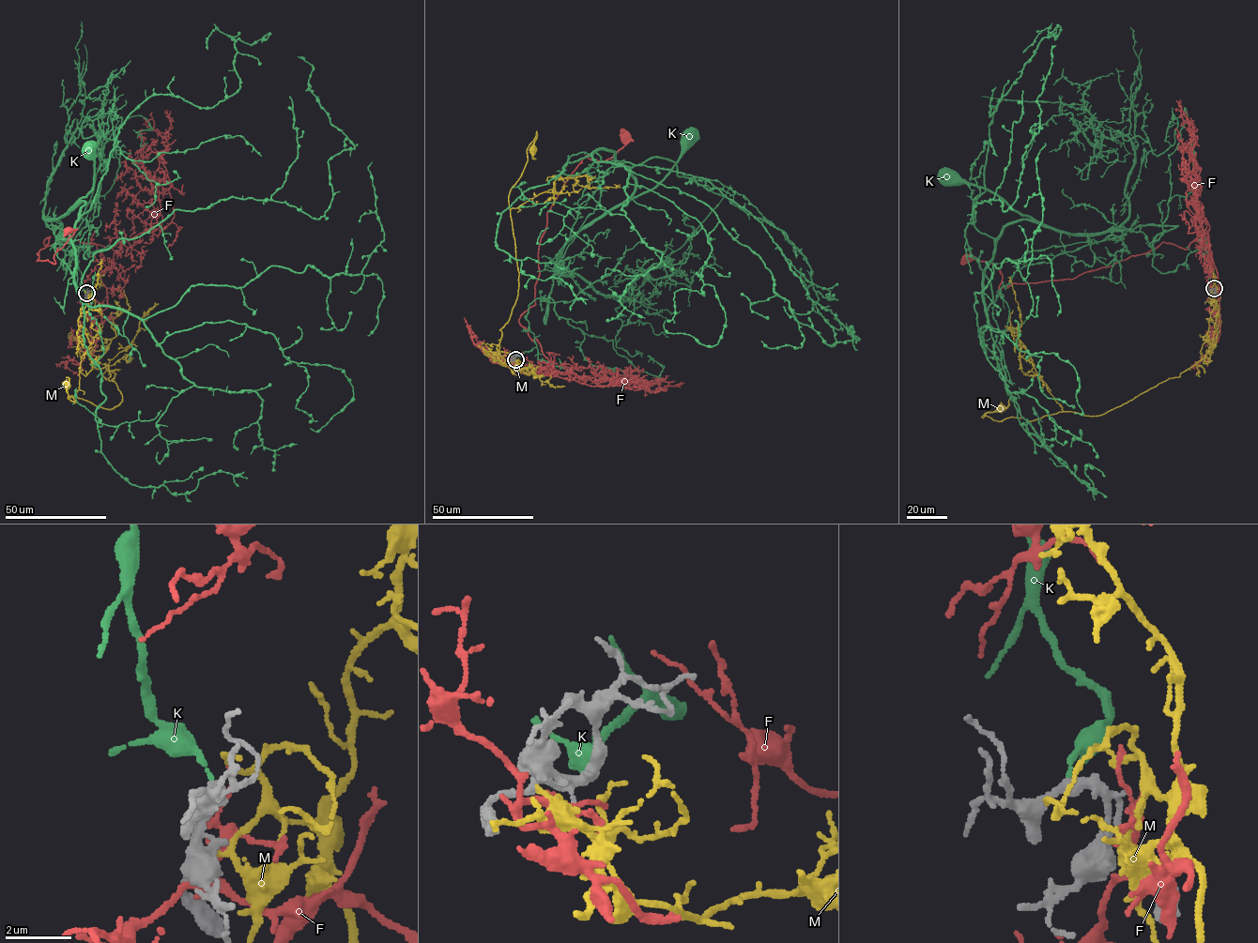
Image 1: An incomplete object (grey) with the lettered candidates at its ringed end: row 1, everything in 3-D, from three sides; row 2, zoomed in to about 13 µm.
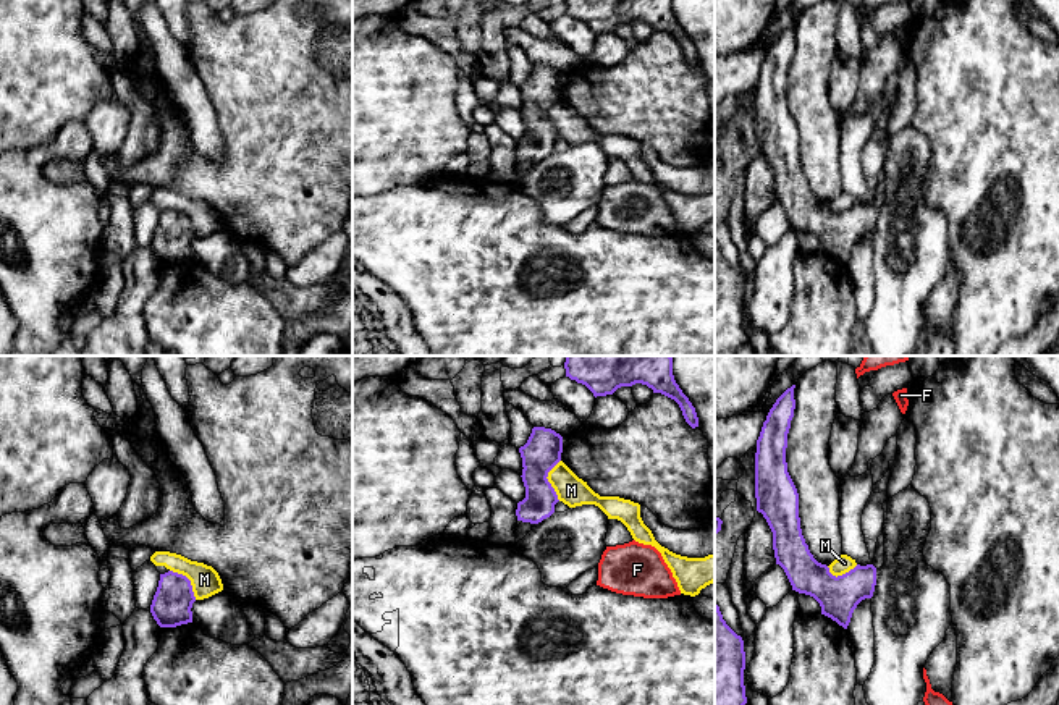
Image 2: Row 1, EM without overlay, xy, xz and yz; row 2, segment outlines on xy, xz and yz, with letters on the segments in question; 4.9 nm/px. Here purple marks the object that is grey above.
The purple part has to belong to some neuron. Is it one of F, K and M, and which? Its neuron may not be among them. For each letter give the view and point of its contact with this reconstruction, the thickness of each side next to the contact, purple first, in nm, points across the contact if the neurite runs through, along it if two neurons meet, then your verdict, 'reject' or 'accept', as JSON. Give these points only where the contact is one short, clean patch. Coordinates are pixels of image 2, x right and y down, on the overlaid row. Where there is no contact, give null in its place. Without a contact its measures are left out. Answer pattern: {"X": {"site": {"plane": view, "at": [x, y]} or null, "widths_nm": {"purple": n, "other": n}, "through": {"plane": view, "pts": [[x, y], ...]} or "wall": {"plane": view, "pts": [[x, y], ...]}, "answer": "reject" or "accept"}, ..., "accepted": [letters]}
{"F": {"site": null, "answer": "reject"}, "K": {"site": null, "answer": "reject"}, "M": {"site": {"plane": "xz", "at": [547, 481]}, "widths_nm": {"purple": 190, "other": 150}, "wall": {"plane": "xz", "pts": [[560, 460], [547, 477], [558, 500]]}, "answer": "reject"}, "accepted": []}

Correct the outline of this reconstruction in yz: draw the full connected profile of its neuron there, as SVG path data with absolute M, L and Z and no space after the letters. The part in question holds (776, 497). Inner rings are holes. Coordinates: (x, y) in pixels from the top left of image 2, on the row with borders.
M787 388L770 409L757 440L755 498L773 532L773 550L792 590L813 597L821 614L847 629L857 605L871 598L876 585L876 568L860 566L842 576L833 576L808 550L800 529L799 493L787 472L786 448L794 417L794 388Z

